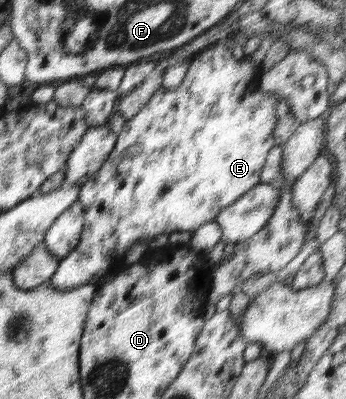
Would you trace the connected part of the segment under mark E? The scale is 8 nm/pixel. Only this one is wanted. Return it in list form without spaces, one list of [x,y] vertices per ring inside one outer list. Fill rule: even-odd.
[[[215,43],[209,45],[202,51],[199,58],[195,58],[184,72],[187,74],[183,78],[183,82],[175,88],[175,90],[161,89],[139,109],[139,112],[124,122],[124,125],[119,133],[115,147],[109,157],[101,165],[101,168],[94,174],[94,177],[82,184],[78,194],[78,201],[83,205],[84,210],[84,225],[83,232],[79,244],[68,254],[67,257],[60,259],[57,270],[48,280],[48,284],[52,289],[75,289],[86,284],[97,283],[99,279],[109,272],[114,272],[121,269],[125,264],[126,253],[130,250],[135,242],[152,241],[159,234],[168,234],[177,231],[194,231],[203,223],[213,221],[219,214],[221,209],[235,202],[237,198],[243,196],[248,190],[251,190],[256,184],[260,183],[260,174],[269,151],[273,149],[277,143],[274,141],[274,130],[276,127],[276,100],[274,96],[267,92],[262,92],[259,87],[259,80],[265,73],[263,66],[259,63],[253,63],[248,59],[235,60],[233,54],[225,43]]]

